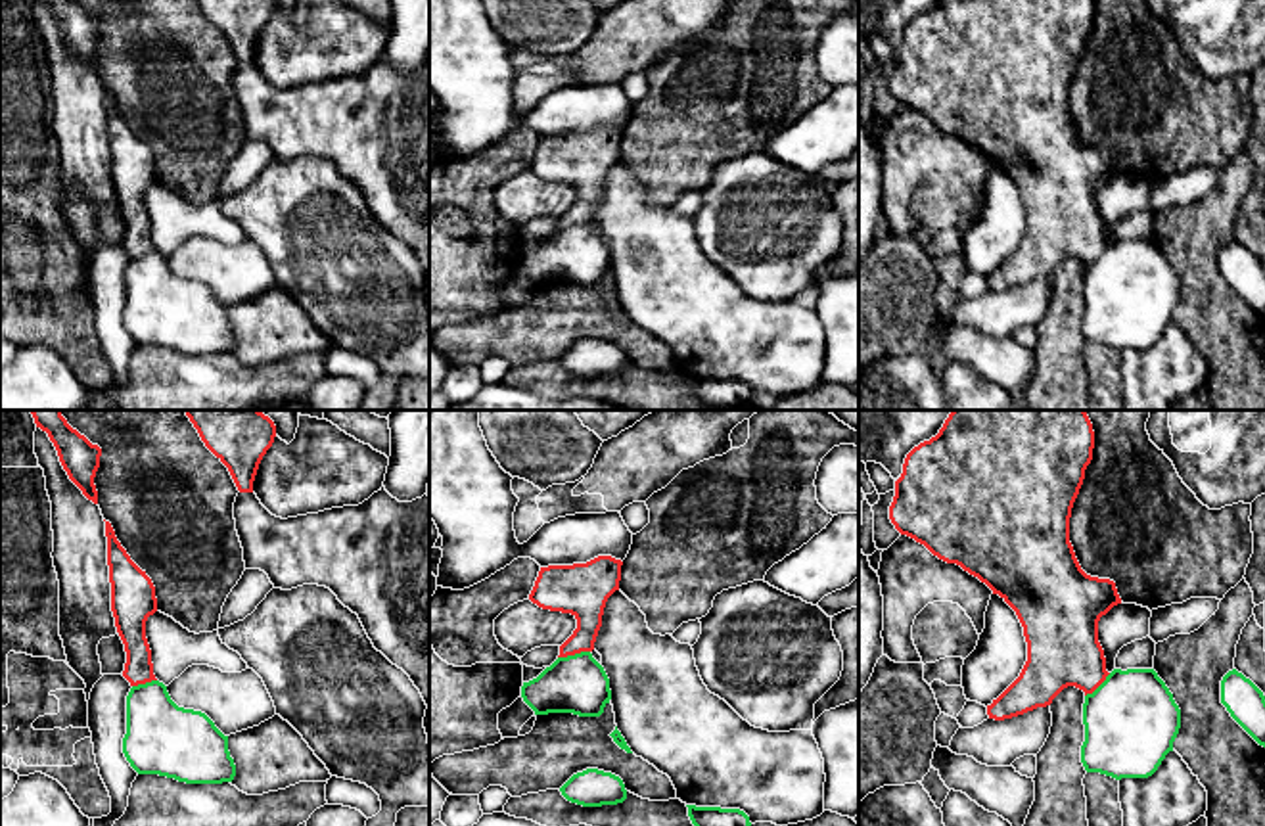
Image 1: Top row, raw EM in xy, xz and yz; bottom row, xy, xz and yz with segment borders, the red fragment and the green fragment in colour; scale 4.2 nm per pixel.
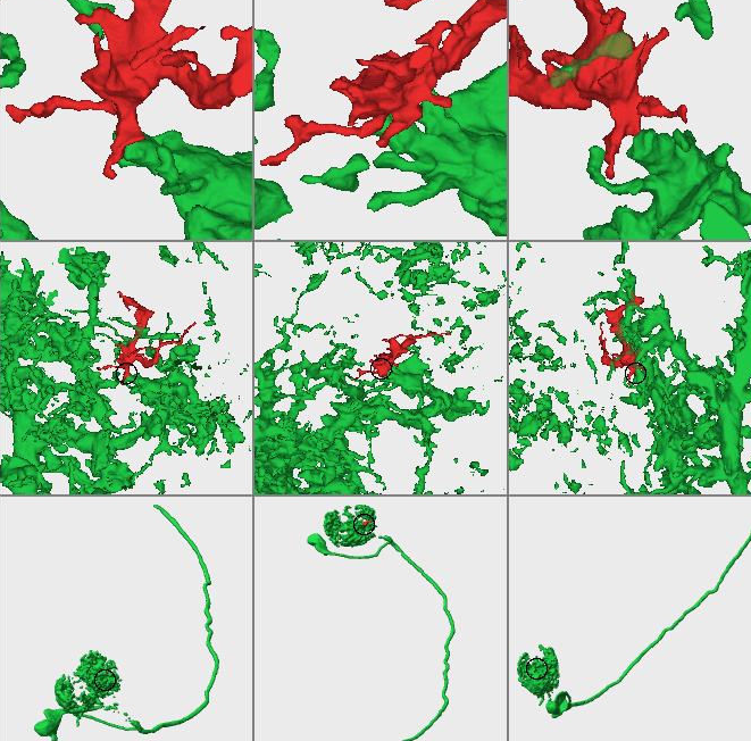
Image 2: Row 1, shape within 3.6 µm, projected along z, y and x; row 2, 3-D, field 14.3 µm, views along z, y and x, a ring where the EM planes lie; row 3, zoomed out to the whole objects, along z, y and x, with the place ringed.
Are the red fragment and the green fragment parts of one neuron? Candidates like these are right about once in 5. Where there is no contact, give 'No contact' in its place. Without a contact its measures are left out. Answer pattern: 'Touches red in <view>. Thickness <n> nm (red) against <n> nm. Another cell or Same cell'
Touches red in xz. Thickness 180 nm (red) against 240 nm. Another cell

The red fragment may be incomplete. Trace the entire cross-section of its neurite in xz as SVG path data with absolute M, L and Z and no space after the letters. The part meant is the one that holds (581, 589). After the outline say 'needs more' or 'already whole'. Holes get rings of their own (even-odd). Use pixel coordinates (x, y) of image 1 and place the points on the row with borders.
M598 556L586 563L540 567L529 600L577 619L577 629L560 646L558 657L594 650L606 602L619 590L621 565L621 560Z | already whole

